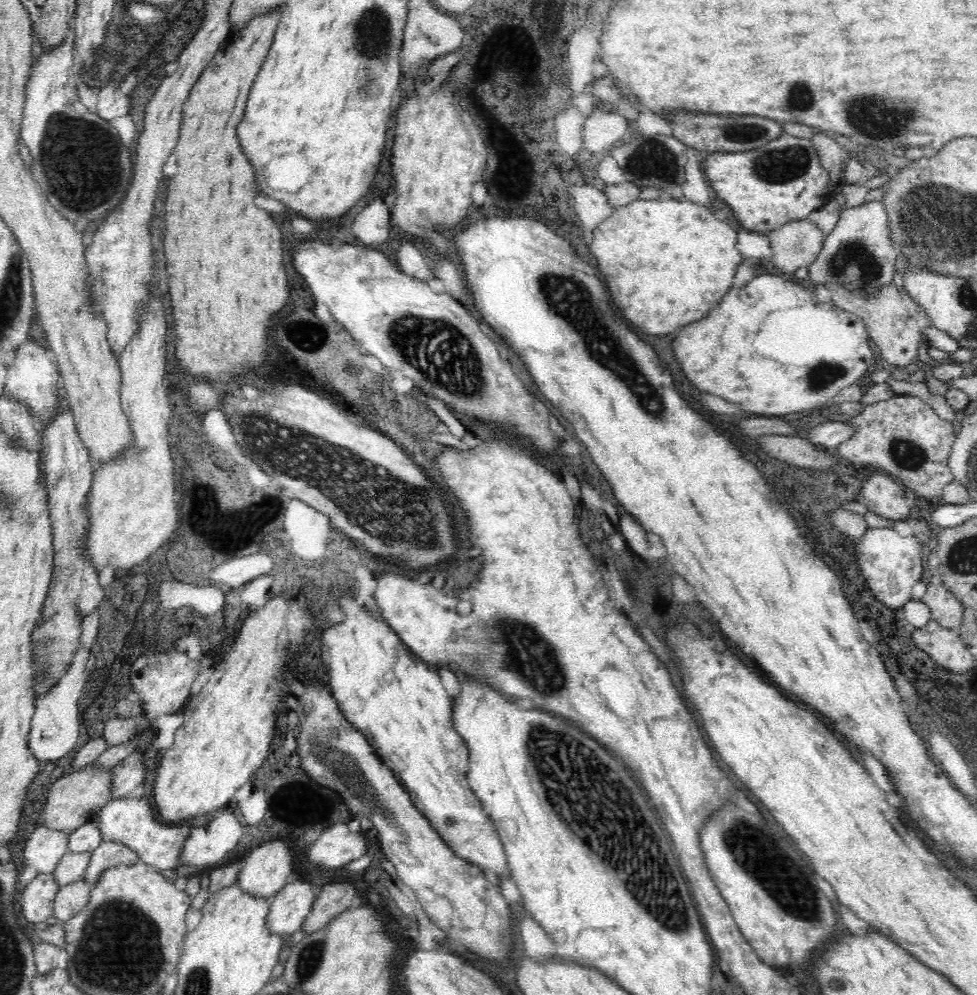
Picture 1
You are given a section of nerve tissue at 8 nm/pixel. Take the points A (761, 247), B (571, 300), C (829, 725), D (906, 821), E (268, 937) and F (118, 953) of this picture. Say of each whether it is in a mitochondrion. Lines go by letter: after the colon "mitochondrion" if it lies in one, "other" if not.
A: other
B: mitochondrion
C: other
D: other
E: other
F: mitochondrion

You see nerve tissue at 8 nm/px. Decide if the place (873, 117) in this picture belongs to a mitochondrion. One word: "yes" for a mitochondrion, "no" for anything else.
yes

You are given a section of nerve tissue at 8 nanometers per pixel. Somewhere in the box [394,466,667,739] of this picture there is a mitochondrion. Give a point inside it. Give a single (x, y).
(516, 647)

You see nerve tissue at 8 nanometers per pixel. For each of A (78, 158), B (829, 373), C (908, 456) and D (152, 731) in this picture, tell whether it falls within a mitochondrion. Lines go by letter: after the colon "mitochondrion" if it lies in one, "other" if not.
A: mitochondrion
B: mitochondrion
C: mitochondrion
D: other

